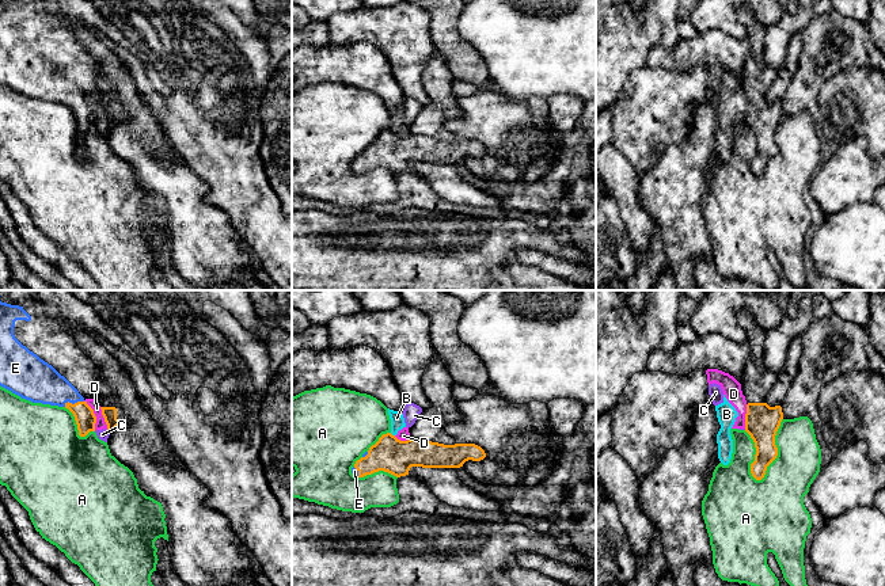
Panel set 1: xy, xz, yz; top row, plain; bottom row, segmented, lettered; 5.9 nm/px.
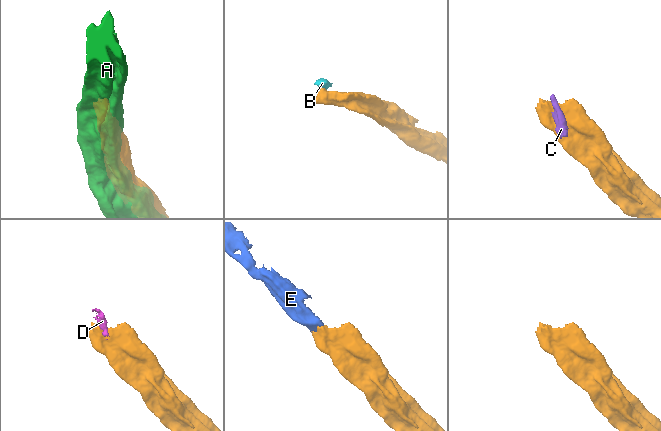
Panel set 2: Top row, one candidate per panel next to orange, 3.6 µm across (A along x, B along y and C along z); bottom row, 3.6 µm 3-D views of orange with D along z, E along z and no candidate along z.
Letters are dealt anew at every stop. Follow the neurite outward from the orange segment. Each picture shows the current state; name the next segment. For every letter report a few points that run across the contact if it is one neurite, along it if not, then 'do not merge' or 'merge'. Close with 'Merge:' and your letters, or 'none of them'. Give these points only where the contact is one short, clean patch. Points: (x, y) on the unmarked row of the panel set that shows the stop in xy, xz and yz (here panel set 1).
A: do not merge
B: xz (390, 129), (394, 132) | do not merge
C: xy (106, 125), (109, 130) | do not merge
D: xy (84, 96), (95, 113), (95, 125) | do not merge
E: xy (84, 113), (75, 99), (67, 91), (40, 79) | merge
Merge: E

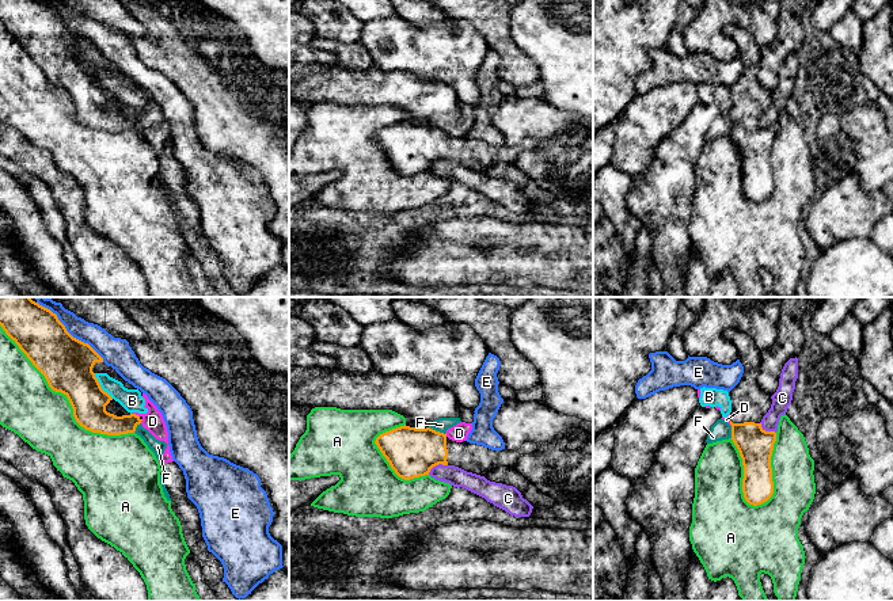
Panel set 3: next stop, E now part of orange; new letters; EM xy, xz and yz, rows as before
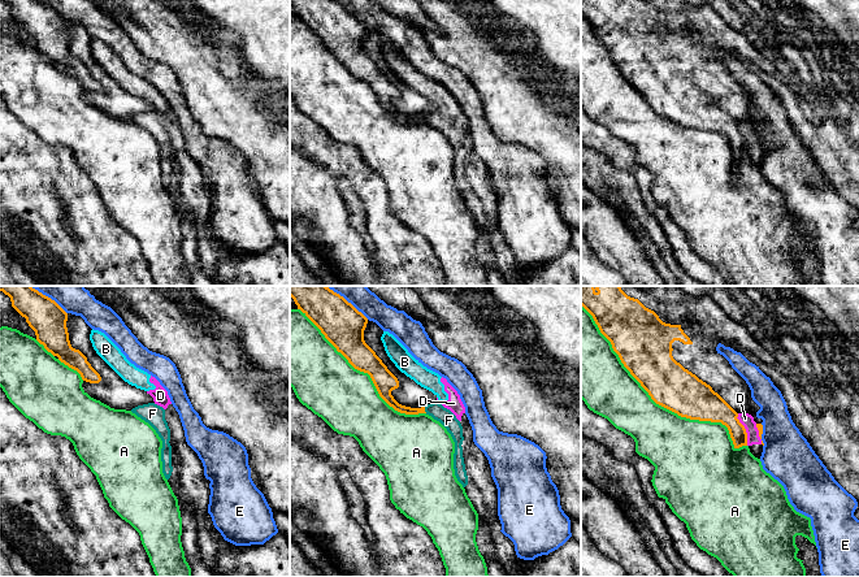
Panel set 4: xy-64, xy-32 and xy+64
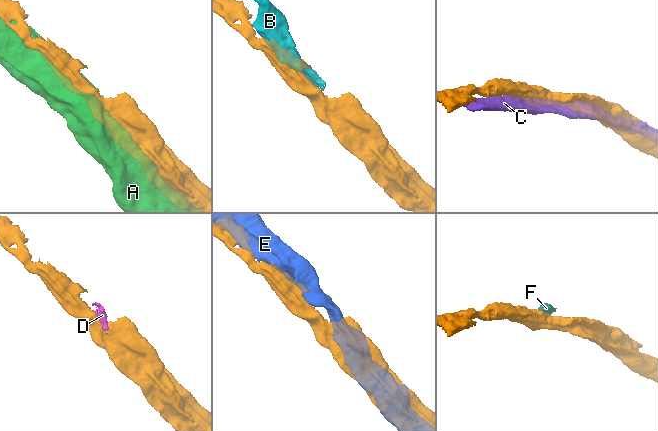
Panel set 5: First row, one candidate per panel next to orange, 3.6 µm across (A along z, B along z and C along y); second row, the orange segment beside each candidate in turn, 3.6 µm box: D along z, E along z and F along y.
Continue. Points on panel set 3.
A: do not merge
B: xy (94, 69), (99, 82), (113, 94) | do not merge
C: do not merge
D: xy (132, 109), (139, 113) | do not merge
E: do not merge
F: xz (429, 122), (444, 130) | do not merge
Merge: none of them

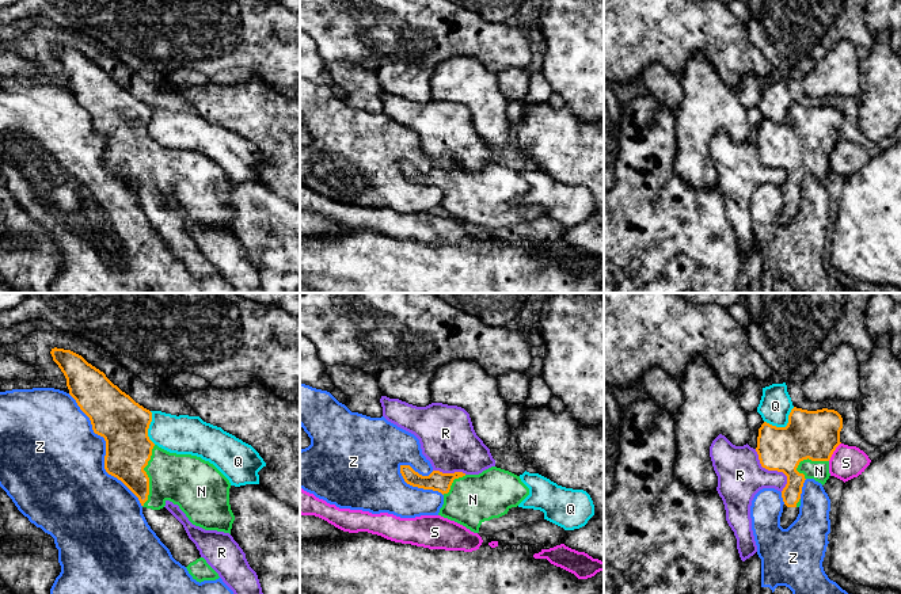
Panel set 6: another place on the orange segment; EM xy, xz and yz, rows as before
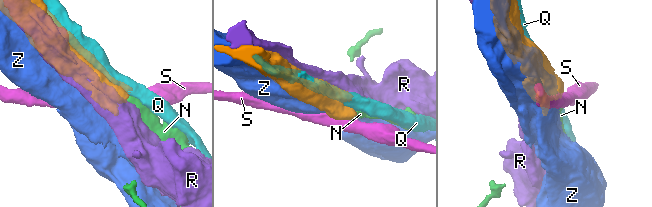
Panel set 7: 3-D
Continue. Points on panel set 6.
N: merge
Q: do not merge
R: do not merge
S: yz (840, 139), (828, 156) | do not merge
Z: do not merge
Merge: N

